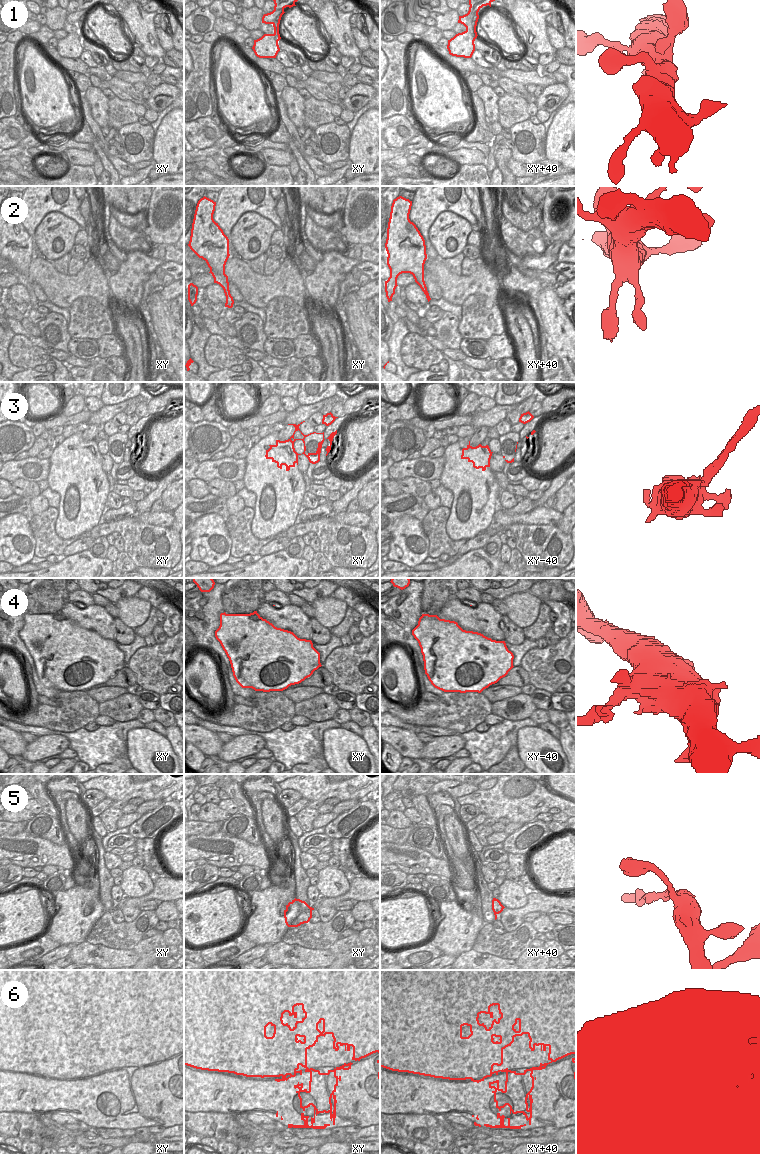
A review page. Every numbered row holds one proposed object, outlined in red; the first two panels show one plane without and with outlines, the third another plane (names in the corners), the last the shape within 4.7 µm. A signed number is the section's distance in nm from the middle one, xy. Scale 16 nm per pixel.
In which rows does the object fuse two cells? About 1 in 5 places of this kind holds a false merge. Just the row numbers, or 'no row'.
3, 4, 5

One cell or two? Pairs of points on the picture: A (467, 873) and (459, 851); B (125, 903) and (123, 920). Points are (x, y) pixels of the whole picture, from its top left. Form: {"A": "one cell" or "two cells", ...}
{"A": "one cell", "B": "two cells"}

